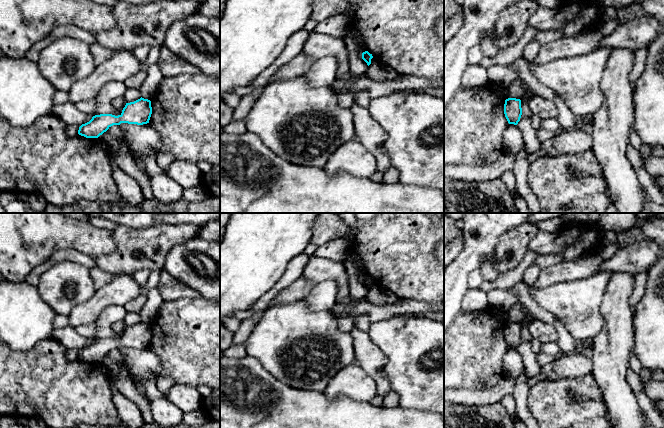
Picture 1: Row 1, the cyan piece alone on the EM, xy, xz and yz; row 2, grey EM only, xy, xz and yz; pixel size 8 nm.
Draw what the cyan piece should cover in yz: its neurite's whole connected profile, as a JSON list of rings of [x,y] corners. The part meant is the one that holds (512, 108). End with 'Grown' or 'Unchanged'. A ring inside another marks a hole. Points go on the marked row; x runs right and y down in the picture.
[[[516,98],[506,99],[504,114],[509,124],[517,125],[522,115],[521,100]]]. Unchanged

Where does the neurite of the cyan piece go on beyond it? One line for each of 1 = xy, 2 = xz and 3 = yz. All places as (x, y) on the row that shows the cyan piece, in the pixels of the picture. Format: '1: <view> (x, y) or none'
1: none
2: none
3: none

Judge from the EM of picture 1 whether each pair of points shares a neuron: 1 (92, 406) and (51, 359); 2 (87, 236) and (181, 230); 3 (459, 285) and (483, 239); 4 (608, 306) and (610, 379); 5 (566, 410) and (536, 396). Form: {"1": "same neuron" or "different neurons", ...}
{"1": "same neuron", "2": "different neurons", "3": "same neuron", "4": "same neuron", "5": "same neuron"}

